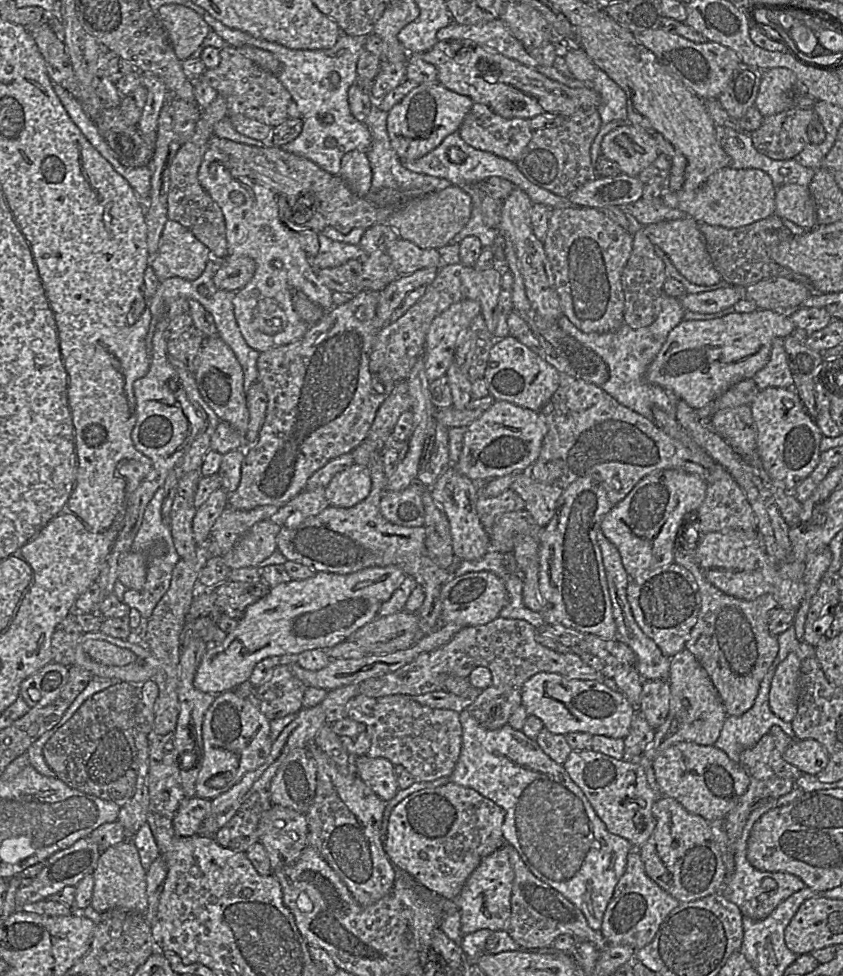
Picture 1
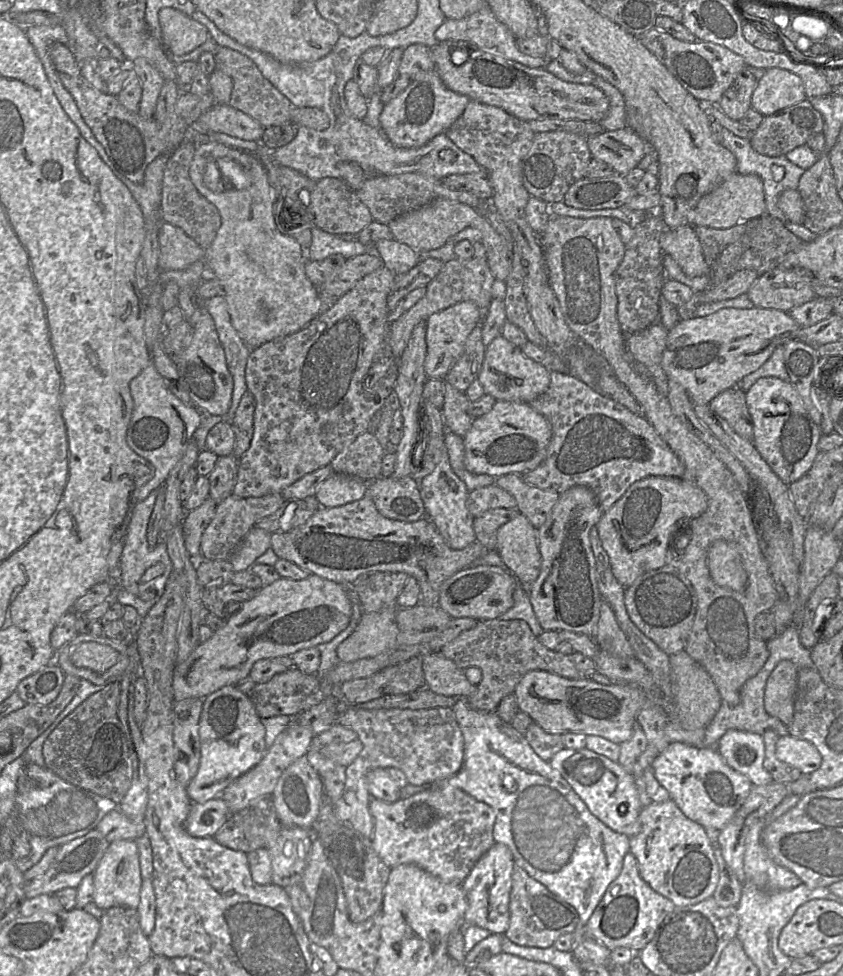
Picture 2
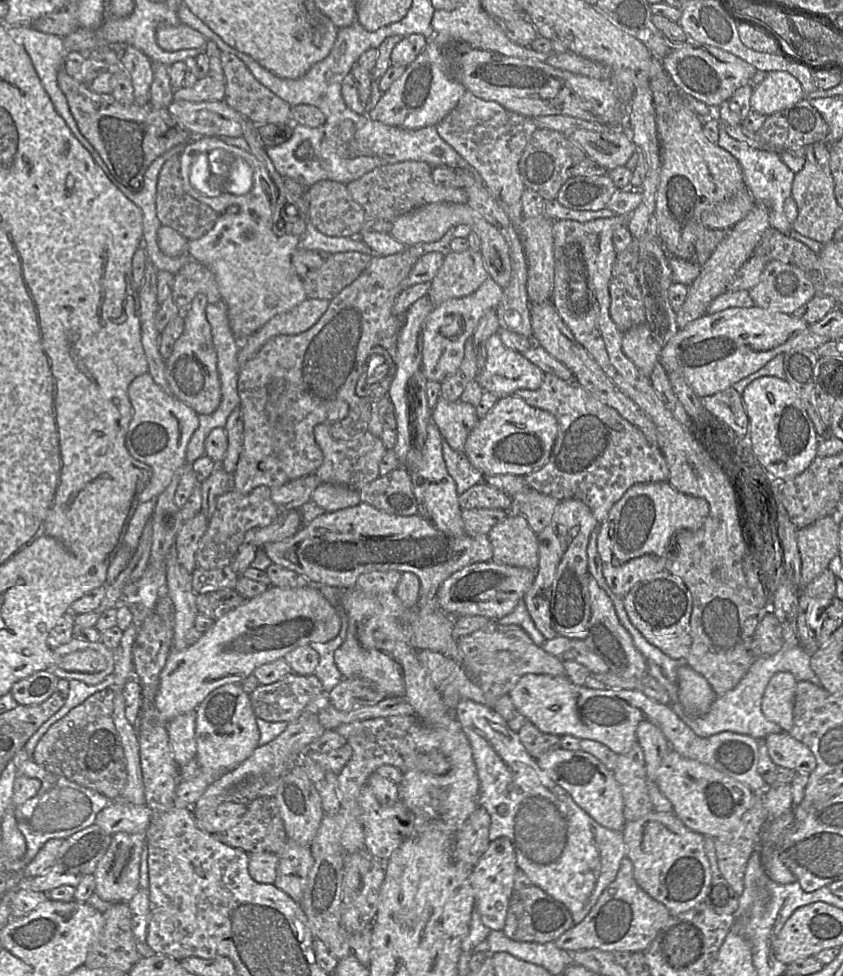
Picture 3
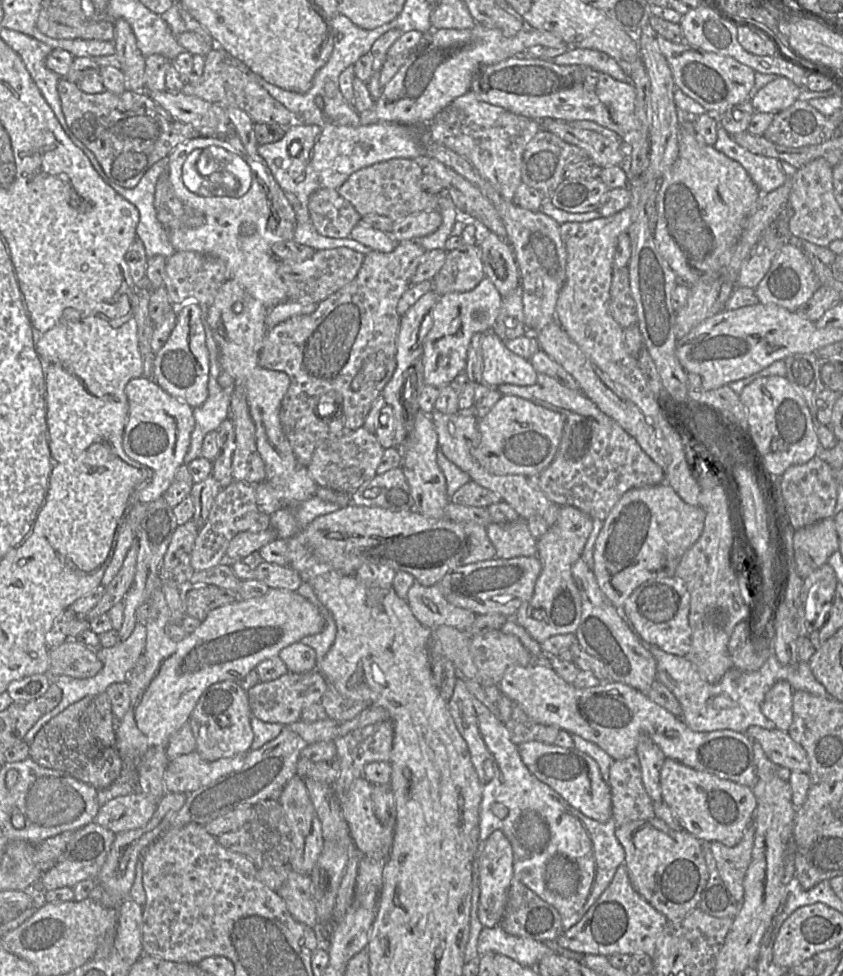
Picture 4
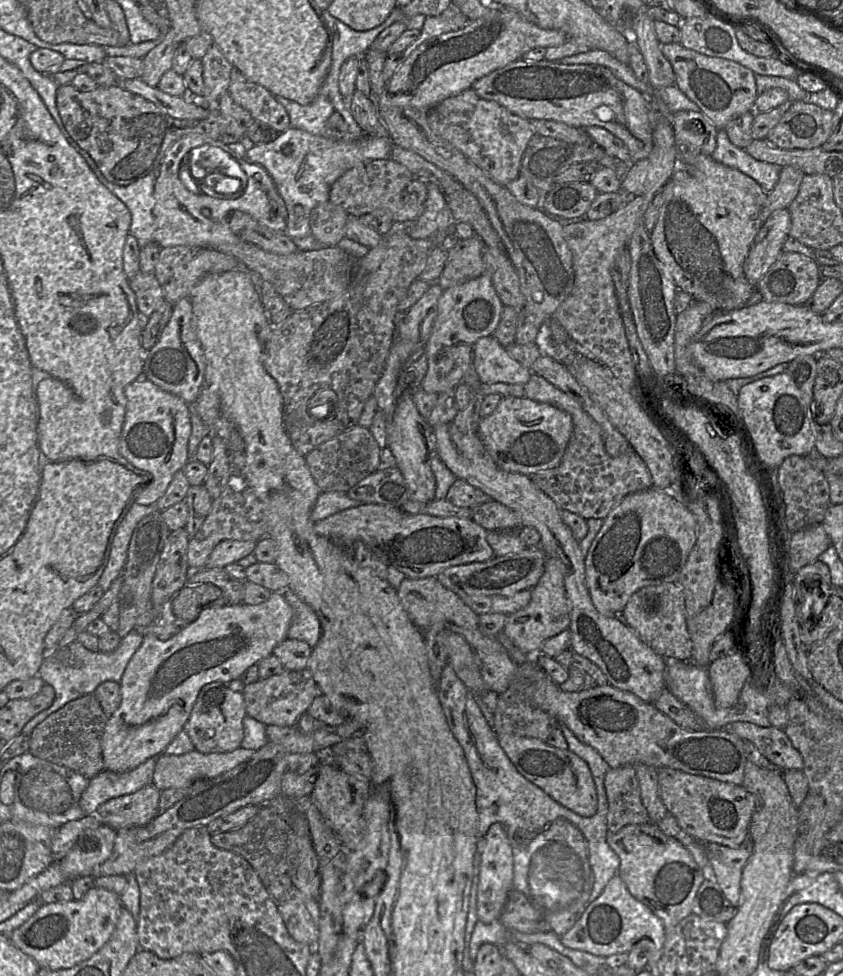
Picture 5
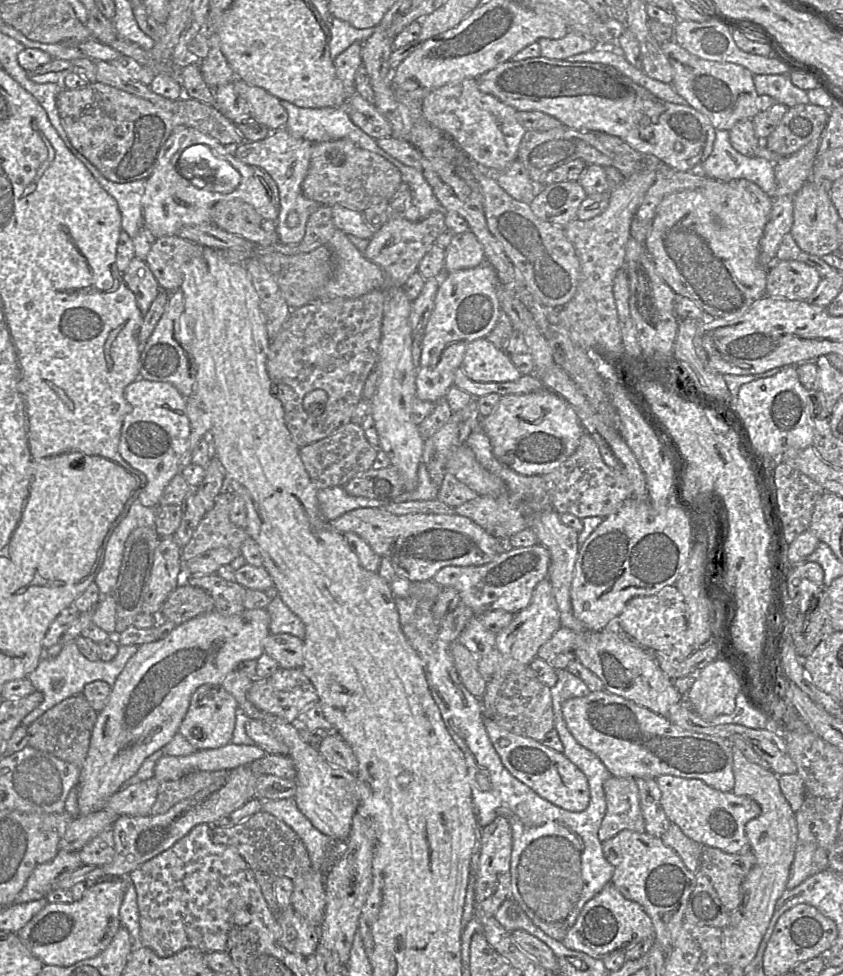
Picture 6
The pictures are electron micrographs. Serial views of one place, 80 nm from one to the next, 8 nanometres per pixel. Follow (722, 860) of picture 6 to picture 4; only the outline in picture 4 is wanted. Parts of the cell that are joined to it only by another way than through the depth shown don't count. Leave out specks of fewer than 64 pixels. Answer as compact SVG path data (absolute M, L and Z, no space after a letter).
M752 817L737 845L727 847L717 841L710 843L719 876L732 897L739 903L744 896L743 882L751 862L754 833L755 822Z

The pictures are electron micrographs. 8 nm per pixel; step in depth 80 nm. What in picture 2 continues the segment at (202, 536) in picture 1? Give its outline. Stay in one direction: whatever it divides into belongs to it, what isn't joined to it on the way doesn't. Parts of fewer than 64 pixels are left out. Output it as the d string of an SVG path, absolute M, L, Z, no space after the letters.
M207 498L197 509L186 512L182 521L185 547L190 556L196 561L201 559L201 538L215 516L217 503Z

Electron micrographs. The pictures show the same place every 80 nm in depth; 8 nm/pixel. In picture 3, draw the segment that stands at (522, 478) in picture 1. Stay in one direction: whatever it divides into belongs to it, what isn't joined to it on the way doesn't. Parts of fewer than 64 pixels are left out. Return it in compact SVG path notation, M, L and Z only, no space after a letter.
M529 488L513 497L513 507L509 511L522 514L538 535L550 524L559 503L556 498Z

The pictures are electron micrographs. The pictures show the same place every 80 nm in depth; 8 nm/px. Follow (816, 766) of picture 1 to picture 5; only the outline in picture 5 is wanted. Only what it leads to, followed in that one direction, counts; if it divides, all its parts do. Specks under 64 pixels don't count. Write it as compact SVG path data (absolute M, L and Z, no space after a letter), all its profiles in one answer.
M733 722L722 728L743 741L751 742L769 762L787 770L803 769L803 759L792 746L784 730L775 727L759 727L748 722Z

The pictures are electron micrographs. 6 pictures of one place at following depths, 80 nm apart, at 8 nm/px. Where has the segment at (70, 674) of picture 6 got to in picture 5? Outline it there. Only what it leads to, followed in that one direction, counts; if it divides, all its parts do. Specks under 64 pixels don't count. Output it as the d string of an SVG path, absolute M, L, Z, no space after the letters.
M133 629L125 637L121 638L118 647L110 653L104 653L101 651L91 652L79 642L72 642L65 648L67 648L67 650L75 659L76 665L74 666L64 664L58 658L59 654L53 654L53 651L48 652L43 659L37 676L42 678L45 684L51 685L54 688L55 699L49 708L41 711L29 722L27 722L22 729L22 734L30 738L33 729L43 720L45 720L50 714L56 712L72 700L84 695L93 694L95 689L101 683L106 681L119 683L130 659L141 646L143 639L144 635L137 629Z

